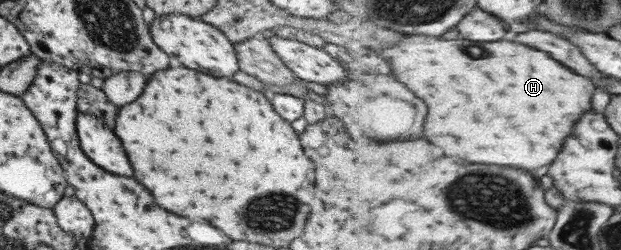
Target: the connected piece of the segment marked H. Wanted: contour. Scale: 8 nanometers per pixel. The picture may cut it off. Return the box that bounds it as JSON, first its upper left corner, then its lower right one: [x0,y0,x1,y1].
[379,35,599,169]

